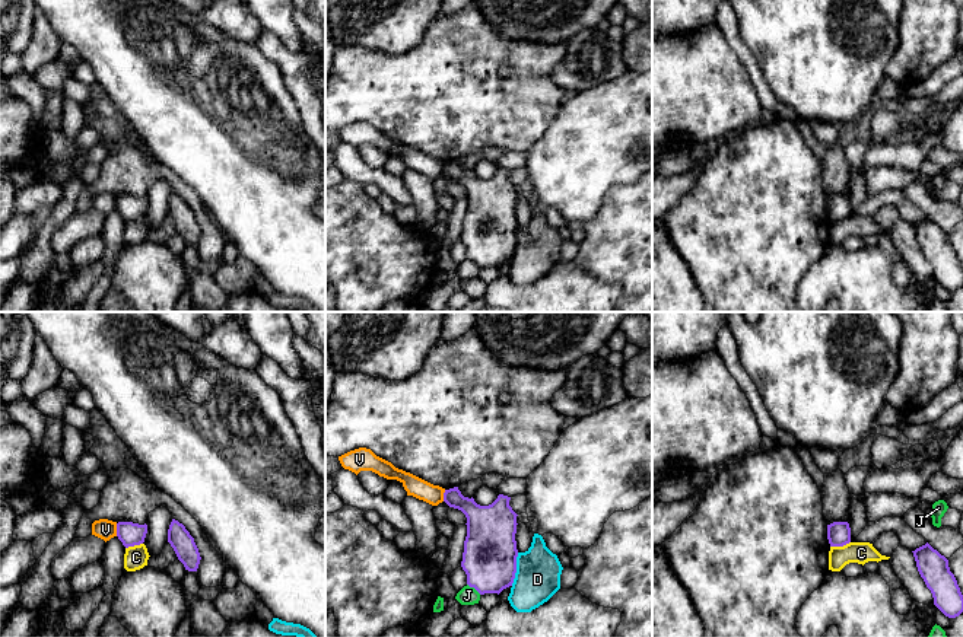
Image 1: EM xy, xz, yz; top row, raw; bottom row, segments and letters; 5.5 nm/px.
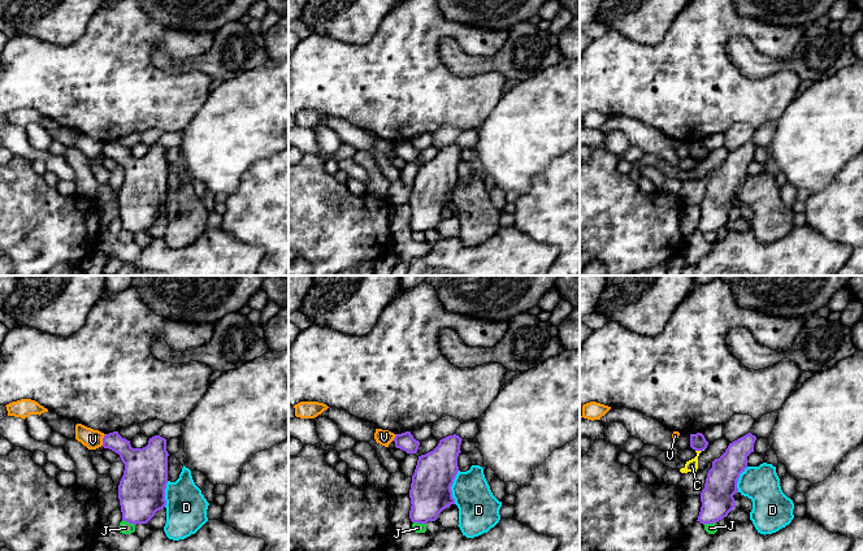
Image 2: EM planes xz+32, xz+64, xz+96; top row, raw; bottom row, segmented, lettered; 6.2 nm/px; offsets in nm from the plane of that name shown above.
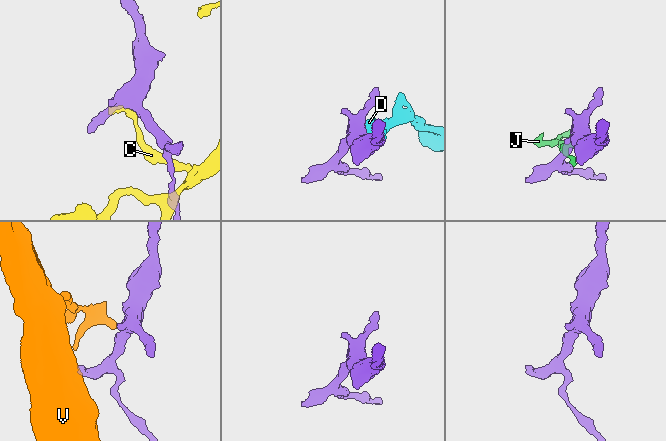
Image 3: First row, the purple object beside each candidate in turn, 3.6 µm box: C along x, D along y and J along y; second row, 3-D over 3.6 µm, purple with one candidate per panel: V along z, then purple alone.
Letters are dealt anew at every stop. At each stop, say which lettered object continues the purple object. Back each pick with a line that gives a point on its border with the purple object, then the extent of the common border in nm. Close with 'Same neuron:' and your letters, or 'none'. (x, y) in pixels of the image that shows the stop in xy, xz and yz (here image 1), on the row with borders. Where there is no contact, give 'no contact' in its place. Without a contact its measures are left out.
Same neuron: none

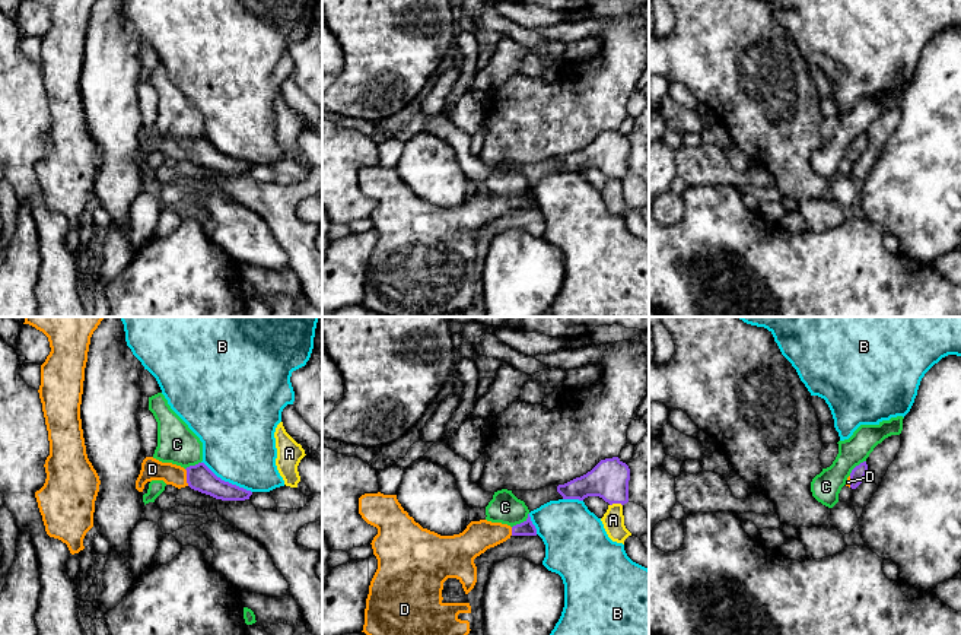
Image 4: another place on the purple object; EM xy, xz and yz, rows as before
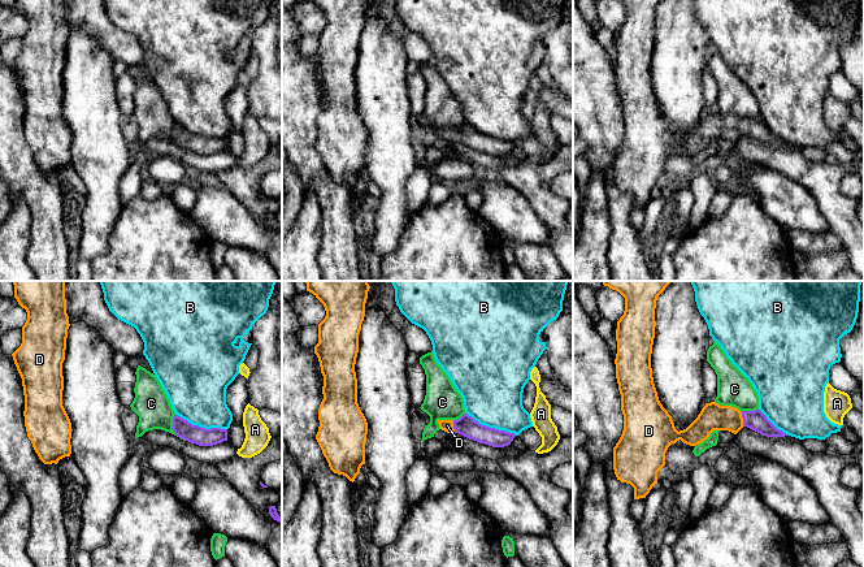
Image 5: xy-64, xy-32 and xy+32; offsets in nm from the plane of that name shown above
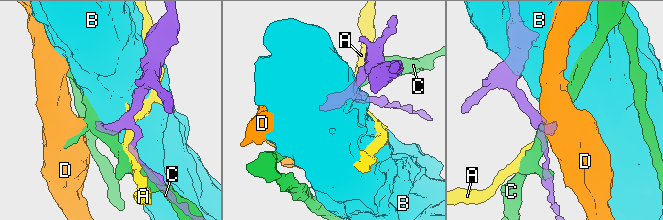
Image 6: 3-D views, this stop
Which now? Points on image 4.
D: xy (187, 478) | 100 nm
Same neuron: D

